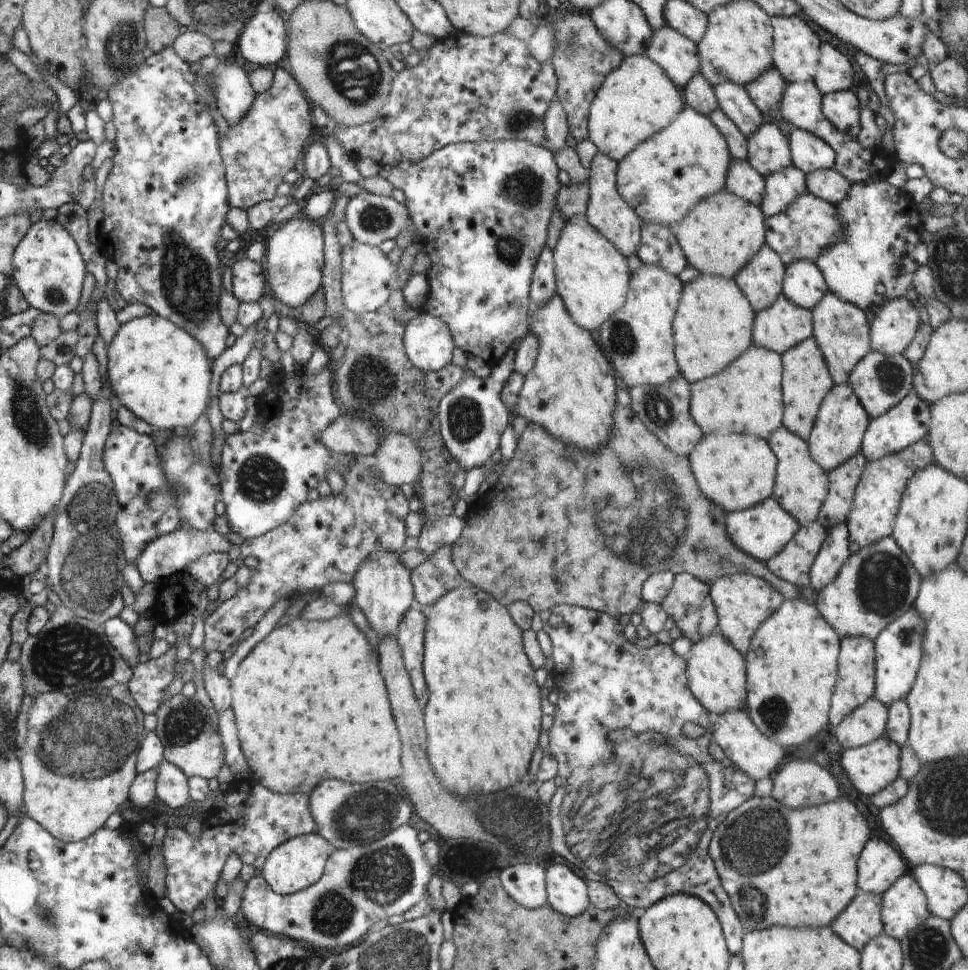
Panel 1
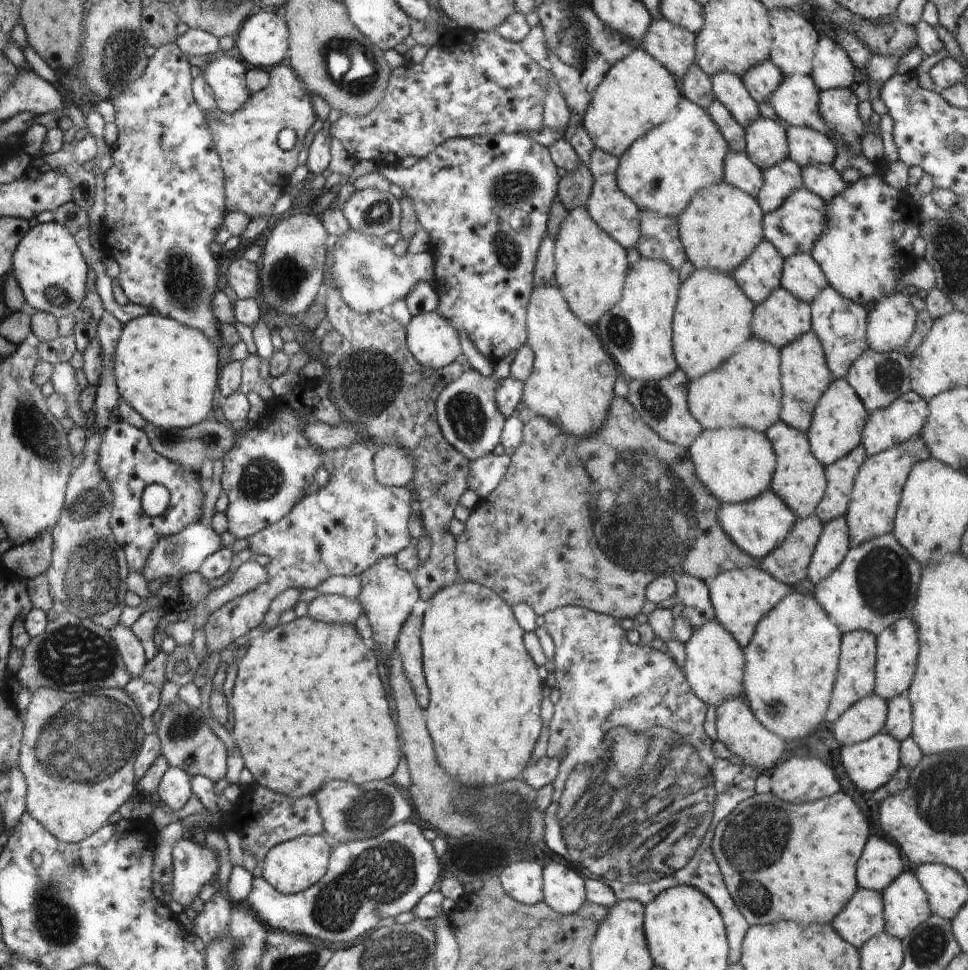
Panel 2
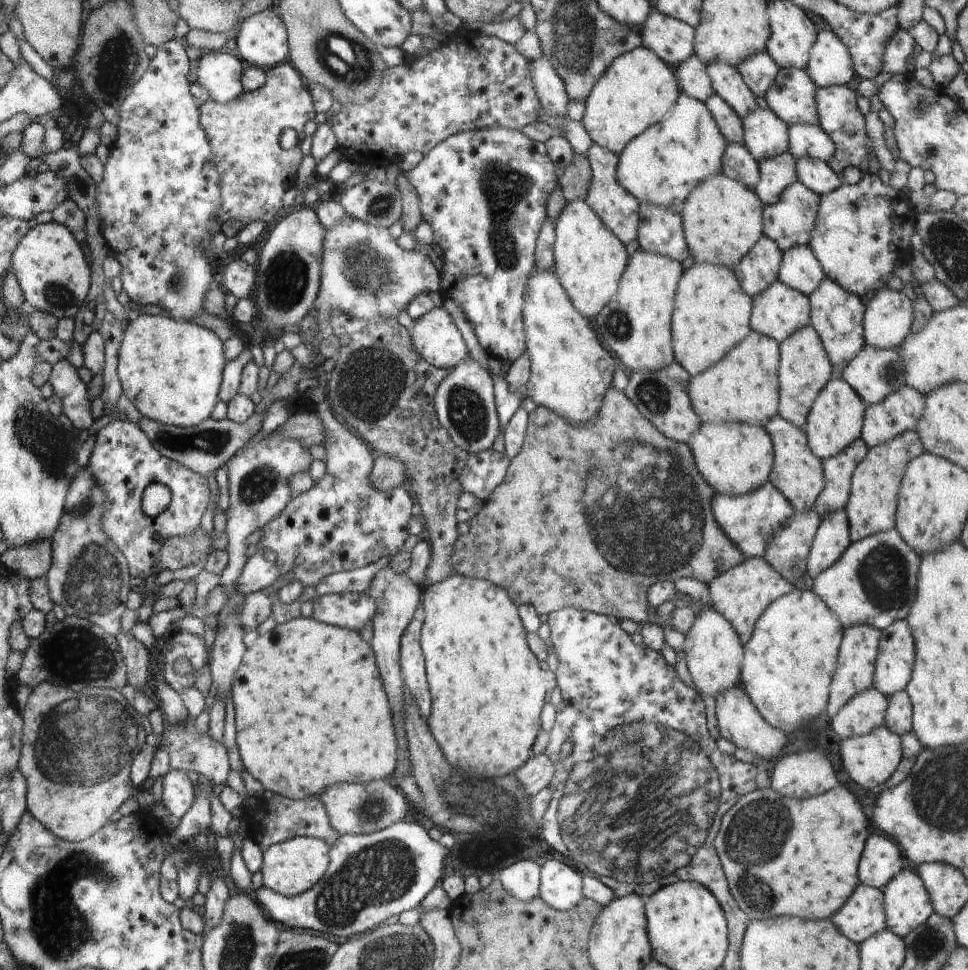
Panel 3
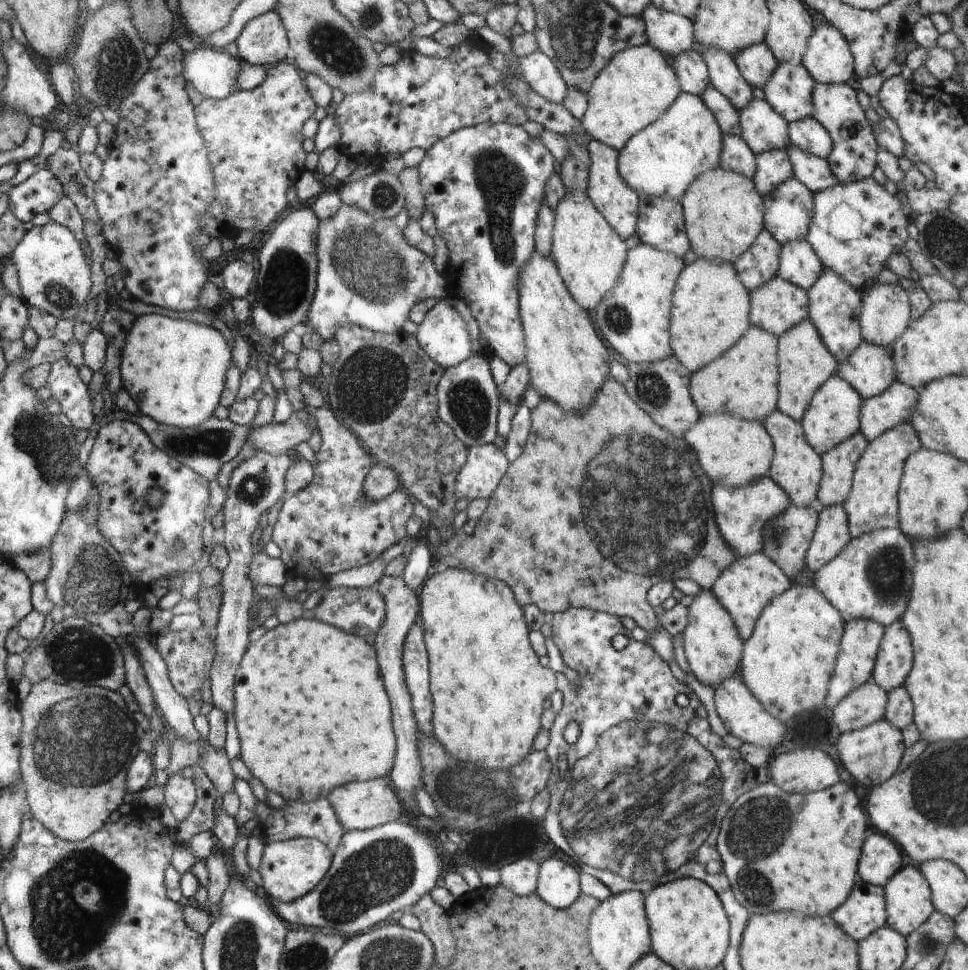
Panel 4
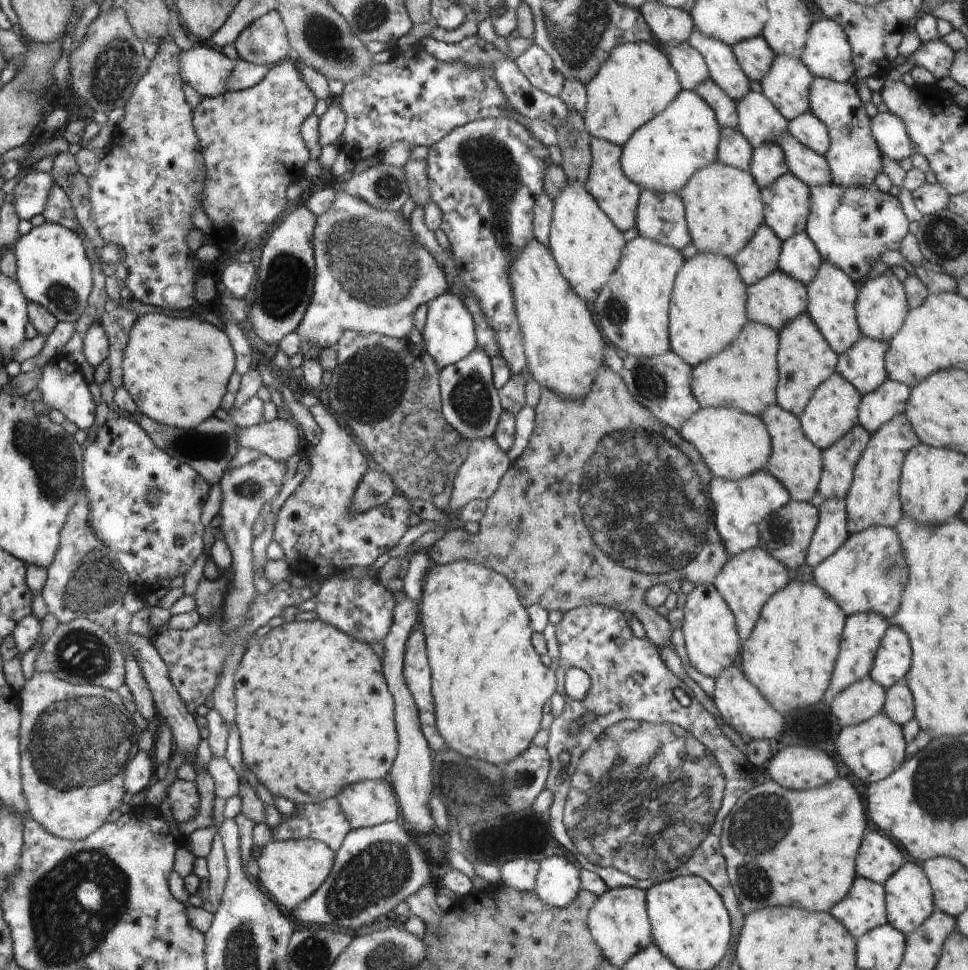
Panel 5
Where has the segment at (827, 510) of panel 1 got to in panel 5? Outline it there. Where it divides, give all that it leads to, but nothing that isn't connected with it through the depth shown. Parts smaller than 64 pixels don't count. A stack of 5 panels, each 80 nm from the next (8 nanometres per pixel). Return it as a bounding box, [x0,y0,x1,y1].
[817,424,871,498]

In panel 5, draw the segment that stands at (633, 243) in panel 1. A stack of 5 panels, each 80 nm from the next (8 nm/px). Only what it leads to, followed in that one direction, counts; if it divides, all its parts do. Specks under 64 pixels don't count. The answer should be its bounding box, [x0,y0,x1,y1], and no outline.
[584,137,642,232]

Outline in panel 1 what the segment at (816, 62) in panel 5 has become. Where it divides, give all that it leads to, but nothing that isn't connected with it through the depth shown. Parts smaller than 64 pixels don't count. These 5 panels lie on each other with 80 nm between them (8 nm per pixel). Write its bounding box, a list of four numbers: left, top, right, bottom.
[814,43,854,96]

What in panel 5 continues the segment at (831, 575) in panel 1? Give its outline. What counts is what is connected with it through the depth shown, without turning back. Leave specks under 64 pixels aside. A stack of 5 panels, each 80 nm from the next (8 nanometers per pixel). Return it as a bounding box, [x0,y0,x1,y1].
[805,499,849,566]

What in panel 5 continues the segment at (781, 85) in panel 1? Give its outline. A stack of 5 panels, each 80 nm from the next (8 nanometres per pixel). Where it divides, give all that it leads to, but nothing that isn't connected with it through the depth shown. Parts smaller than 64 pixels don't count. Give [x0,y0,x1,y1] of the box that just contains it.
[732,35,775,82]

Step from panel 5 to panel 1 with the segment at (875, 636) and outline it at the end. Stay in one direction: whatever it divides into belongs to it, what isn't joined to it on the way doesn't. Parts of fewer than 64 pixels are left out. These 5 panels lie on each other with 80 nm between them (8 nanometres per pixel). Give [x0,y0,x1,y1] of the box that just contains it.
[829,636,875,729]

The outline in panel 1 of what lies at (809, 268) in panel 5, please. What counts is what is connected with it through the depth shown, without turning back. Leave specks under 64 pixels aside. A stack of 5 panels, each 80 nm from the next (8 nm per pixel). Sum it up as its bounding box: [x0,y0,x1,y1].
[783,260,829,310]

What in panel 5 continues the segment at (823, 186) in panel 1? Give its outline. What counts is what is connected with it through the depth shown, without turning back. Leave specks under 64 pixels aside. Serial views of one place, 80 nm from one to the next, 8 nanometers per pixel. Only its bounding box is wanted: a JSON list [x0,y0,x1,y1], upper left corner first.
[777,130,832,188]

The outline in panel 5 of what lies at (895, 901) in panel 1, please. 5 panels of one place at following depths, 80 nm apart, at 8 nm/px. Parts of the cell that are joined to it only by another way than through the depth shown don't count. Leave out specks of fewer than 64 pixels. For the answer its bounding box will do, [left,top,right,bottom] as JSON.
[883,862,936,935]

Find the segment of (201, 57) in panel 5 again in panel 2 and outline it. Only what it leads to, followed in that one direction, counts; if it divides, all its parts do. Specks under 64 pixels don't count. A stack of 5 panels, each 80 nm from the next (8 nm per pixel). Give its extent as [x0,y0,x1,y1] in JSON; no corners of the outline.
[203,56,247,113]

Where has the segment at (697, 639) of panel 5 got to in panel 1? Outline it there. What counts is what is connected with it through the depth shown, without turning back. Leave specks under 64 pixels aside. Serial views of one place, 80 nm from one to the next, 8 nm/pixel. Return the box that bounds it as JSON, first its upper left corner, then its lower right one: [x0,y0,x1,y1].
[686,632,747,718]

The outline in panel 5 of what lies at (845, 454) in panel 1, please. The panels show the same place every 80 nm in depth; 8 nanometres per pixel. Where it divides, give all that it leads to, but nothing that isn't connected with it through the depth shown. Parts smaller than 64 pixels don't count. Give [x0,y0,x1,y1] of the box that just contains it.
[799,371,861,451]

